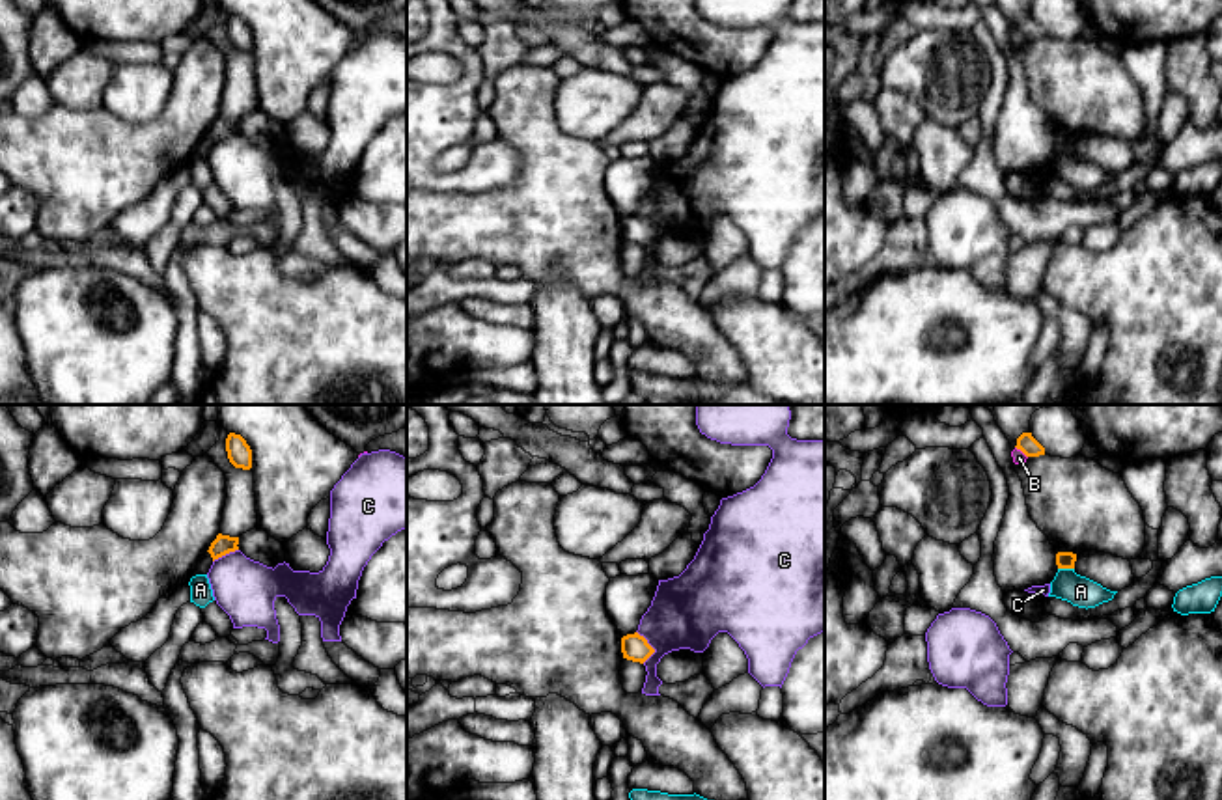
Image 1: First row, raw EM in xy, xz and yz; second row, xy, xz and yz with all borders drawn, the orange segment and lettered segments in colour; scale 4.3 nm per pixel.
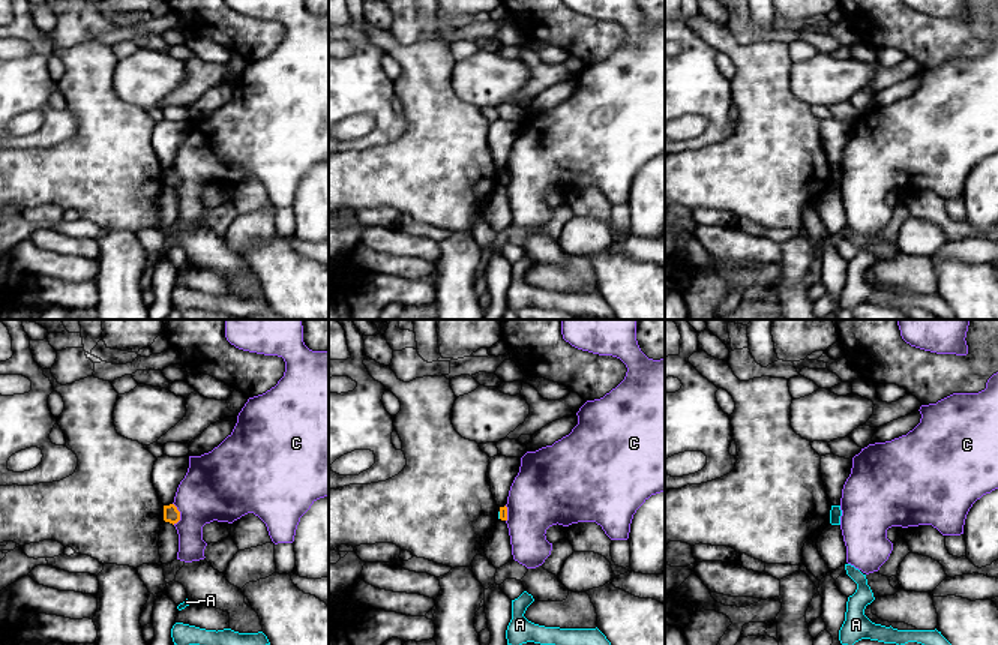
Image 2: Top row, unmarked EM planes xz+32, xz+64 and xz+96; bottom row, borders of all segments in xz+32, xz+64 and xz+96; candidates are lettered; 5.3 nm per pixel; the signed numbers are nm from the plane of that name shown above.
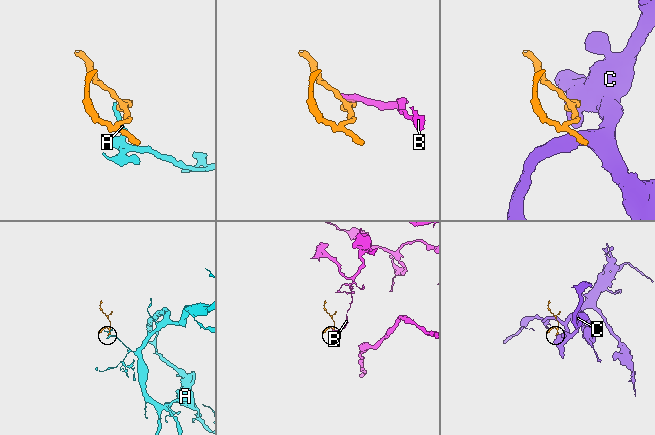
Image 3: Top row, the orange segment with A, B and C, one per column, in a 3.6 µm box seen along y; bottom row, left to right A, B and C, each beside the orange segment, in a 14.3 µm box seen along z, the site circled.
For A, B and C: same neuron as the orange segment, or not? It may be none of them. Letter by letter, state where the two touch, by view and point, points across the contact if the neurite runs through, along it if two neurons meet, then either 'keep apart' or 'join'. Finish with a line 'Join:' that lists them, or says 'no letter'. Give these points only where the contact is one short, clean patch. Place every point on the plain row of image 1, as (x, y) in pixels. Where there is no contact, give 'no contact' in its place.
A: contact yz (1066, 150); border yz (1058, 150), (1073, 151); keep apart
B: contact yz (1021, 32); border yz (1015, 28), (1027, 40); keep apart
C: contact xz (652, 230); border xz (637, 213), (653, 232), (644, 245); keep apart
Join: no letter

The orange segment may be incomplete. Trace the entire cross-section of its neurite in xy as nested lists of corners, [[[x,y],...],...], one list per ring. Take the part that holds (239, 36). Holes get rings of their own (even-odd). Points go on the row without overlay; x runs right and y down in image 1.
[[[229,15],[226,21],[228,41],[235,50],[252,50],[252,32],[241,17]]]

